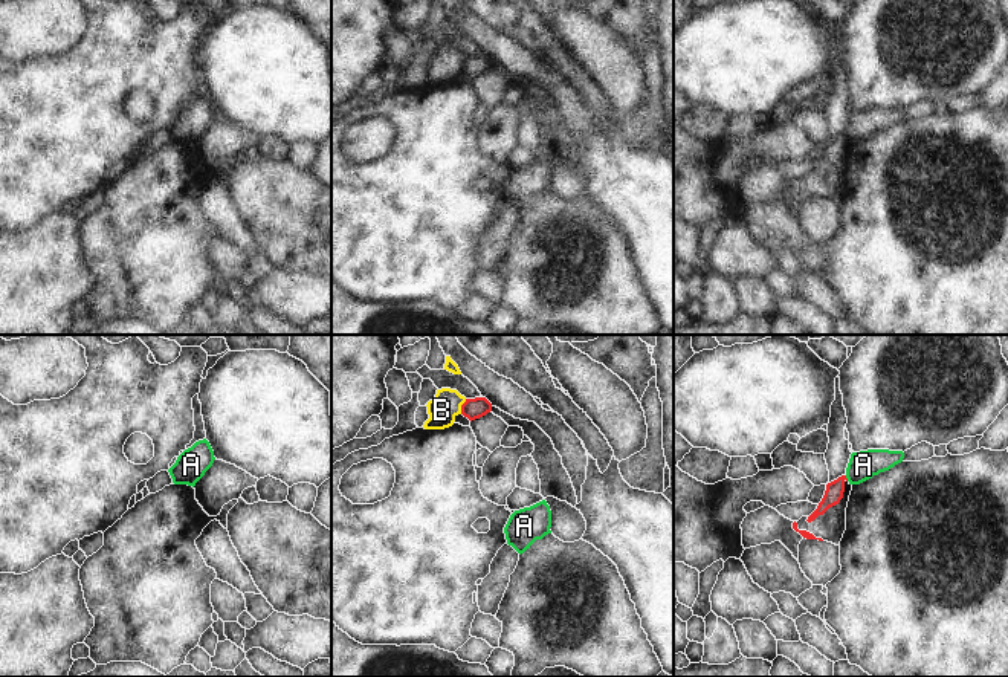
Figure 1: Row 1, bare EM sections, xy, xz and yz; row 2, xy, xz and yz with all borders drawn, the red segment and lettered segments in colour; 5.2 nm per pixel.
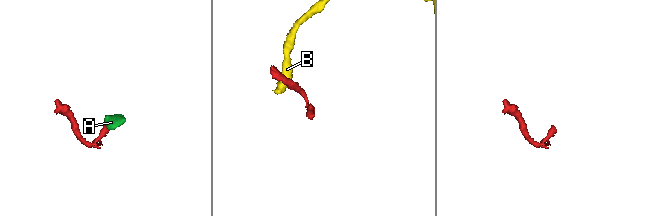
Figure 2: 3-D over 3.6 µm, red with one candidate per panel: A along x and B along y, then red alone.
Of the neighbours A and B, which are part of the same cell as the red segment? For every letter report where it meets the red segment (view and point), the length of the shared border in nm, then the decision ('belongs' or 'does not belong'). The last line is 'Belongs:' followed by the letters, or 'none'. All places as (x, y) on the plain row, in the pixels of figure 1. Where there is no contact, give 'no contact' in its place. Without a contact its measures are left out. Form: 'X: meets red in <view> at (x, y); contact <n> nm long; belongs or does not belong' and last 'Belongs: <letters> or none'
A: meets red in yz at (846, 136); contact 40 nm long; belongs
B: meets red in xz at (462, 64); contact 90 nm long; does not belong
Belongs: A

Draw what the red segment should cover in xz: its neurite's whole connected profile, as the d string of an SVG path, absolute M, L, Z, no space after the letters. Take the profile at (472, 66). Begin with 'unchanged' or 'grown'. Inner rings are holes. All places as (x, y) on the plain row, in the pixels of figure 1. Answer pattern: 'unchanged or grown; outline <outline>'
unchanged; outline M486 55L466 57L461 63L461 72L470 79L492 69L492 61Z

